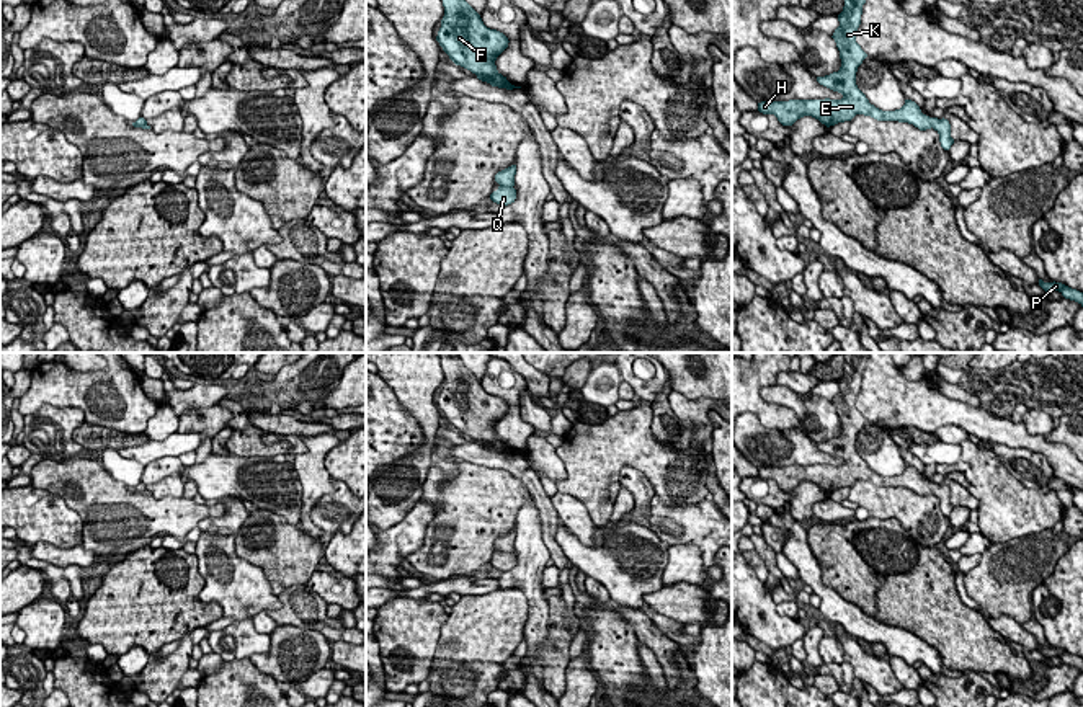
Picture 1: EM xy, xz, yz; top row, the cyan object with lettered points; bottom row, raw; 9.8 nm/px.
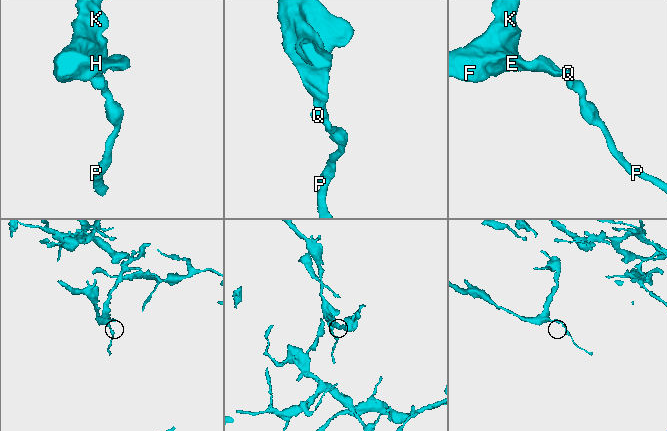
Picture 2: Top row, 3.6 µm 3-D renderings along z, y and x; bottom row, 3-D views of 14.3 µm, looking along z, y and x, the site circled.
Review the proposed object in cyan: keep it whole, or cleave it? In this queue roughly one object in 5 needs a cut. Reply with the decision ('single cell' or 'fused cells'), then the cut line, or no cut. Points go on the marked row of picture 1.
single cell; cut none

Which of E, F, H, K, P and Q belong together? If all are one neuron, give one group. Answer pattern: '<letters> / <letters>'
E F H K P Q

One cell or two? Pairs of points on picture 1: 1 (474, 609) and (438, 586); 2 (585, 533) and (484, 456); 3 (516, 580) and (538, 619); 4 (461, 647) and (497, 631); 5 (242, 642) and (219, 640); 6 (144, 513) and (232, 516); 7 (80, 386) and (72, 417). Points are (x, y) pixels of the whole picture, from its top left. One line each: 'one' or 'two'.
1: two
2: two
3: one
4: one
5: one
6: two
7: two

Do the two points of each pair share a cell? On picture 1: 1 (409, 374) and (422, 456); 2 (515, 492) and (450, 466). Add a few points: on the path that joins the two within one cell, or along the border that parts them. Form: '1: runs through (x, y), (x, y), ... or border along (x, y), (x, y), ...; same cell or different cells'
1: runs through (415, 394), (428, 415), (428, 436); same cell
2: border along (458, 459), (458, 471), (450, 477), (435, 466); different cells

